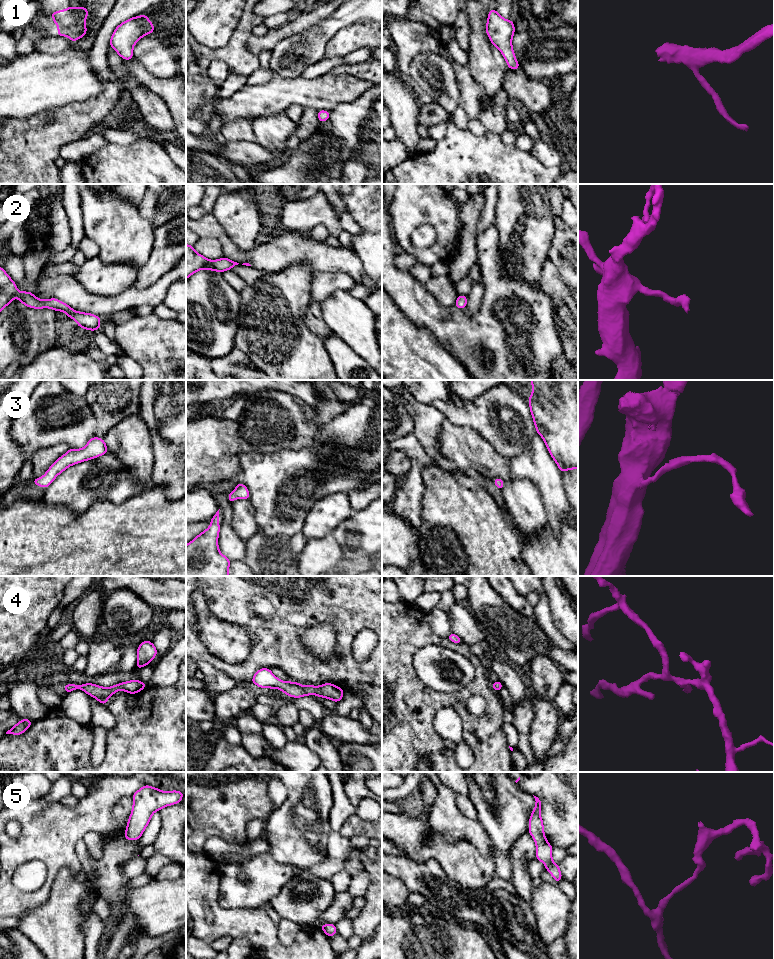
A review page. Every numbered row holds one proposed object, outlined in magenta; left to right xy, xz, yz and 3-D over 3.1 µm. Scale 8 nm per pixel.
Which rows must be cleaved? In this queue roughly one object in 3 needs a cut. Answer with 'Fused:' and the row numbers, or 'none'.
Fused: none

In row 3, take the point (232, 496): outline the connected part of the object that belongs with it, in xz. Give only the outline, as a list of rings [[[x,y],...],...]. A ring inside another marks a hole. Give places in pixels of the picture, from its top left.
[[[238,482],[237,487],[234,489],[234,491],[228,494],[229,503],[233,502],[236,498],[248,500],[250,499],[249,490],[240,482]]]

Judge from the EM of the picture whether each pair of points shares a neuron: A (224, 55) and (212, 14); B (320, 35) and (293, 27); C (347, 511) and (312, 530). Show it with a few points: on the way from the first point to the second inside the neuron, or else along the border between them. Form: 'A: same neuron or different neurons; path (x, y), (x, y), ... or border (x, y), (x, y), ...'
A: different neurons; border (236, 28), (220, 47), (198, 42)
B: different neurons; border (325, 19), (282, 39)
C: same neuron; path (338, 511), (331, 511), (321, 521)

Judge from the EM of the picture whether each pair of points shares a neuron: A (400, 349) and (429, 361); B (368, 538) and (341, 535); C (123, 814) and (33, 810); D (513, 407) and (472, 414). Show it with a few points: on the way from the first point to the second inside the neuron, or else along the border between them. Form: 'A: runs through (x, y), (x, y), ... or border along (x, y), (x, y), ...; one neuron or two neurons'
A: runs through (407, 356), (412, 361), (422, 361); one neuron
B: runs through (361, 537), (348, 535); one neuron
C: border along (127, 796), (112, 808), (116, 826), (102, 835); two neurons
D: runs through (503, 407), (495, 405), (486, 414), (482, 414); one neuron

